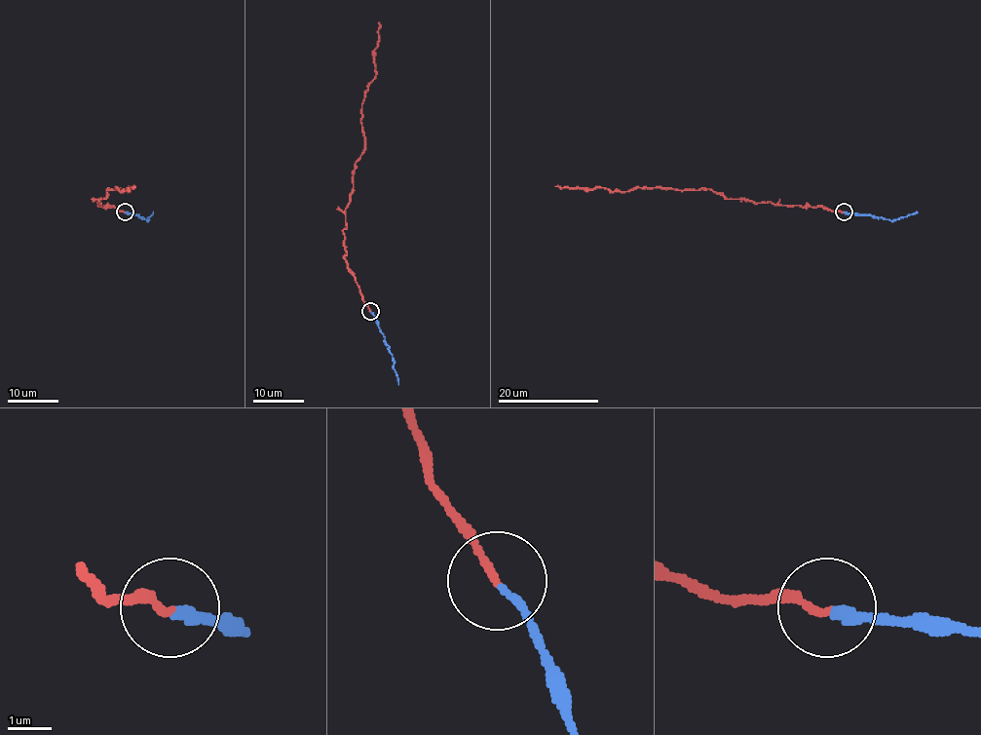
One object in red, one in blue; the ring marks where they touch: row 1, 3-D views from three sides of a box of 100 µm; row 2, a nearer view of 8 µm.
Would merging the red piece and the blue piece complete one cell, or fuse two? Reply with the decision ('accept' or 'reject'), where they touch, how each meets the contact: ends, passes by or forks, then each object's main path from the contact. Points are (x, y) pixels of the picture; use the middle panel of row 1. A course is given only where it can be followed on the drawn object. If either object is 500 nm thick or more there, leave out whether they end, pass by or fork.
reject; at (370, 311); red ends there; blue ends there; red runs (370, 311), (344, 256), (343, 230), (356, 162), (364, 148), (361, 103), (376, 75), (378, 22); blue runs (370, 311), (394, 358), (398, 384)

